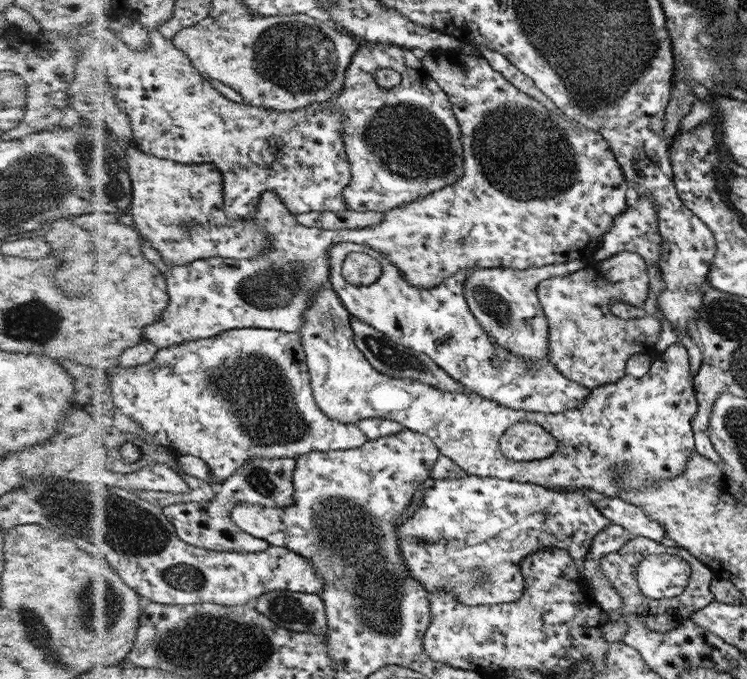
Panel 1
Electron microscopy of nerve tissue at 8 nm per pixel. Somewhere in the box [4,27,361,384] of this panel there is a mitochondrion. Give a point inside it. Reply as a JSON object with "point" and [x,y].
{"point":[273,288]}

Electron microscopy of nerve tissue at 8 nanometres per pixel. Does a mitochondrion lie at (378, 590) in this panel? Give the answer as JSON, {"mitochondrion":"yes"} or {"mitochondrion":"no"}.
{"mitochondrion":"yes"}

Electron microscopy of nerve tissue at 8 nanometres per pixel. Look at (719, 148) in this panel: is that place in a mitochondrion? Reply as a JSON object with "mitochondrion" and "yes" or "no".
{"mitochondrion":"no"}

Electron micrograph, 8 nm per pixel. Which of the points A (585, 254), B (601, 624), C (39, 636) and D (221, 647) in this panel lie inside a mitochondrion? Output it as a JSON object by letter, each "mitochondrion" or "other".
{"A":"other","B":"other","C":"mitochondrion","D":"mitochondrion"}

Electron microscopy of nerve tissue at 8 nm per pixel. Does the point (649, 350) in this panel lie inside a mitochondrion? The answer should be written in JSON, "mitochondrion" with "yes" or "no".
{"mitochondrion":"no"}

